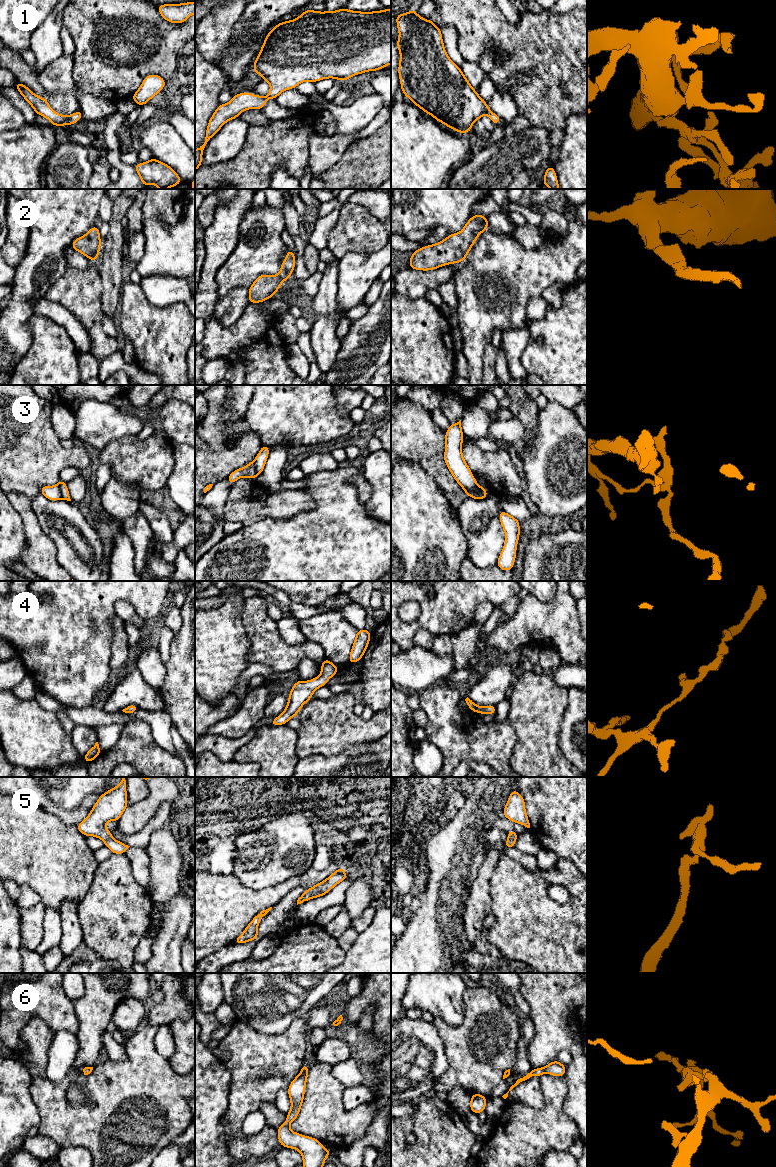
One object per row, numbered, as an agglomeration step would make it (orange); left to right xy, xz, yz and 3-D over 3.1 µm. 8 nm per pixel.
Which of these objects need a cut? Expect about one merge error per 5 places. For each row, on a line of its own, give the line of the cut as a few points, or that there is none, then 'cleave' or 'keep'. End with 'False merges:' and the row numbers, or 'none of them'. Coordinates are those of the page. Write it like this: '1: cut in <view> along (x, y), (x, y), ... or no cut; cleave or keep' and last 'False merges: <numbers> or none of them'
1: no cut; keep
2: no cut; keep
3: cut in yz along (478, 485), (475, 490), (470, 489), (467, 493); cleave
4: no cut; keep
5: no cut; keep
6: no cut; keep
False merges: 3

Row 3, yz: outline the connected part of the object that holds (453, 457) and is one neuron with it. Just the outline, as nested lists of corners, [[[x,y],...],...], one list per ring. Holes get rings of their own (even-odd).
[[[461,420],[450,424],[445,433],[444,461],[457,483],[465,493],[468,493],[471,489],[476,491],[478,484],[463,458],[461,450],[463,437]]]

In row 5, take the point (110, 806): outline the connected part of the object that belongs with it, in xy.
[[[123,777],[118,786],[99,797],[87,818],[77,825],[77,829],[81,834],[100,838],[113,854],[124,854],[130,847],[113,839],[112,832],[105,828],[105,823],[108,821],[118,822],[129,805],[126,787],[126,780]]]

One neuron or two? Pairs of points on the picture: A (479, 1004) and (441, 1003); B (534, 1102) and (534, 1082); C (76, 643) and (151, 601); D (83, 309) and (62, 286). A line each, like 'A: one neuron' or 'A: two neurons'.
A: two neurons
B: one neuron
C: one neuron
D: one neuron

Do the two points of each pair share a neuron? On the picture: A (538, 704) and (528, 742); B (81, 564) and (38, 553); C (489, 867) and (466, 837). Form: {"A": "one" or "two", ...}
{"A": "one", "B": "two", "C": "two"}

